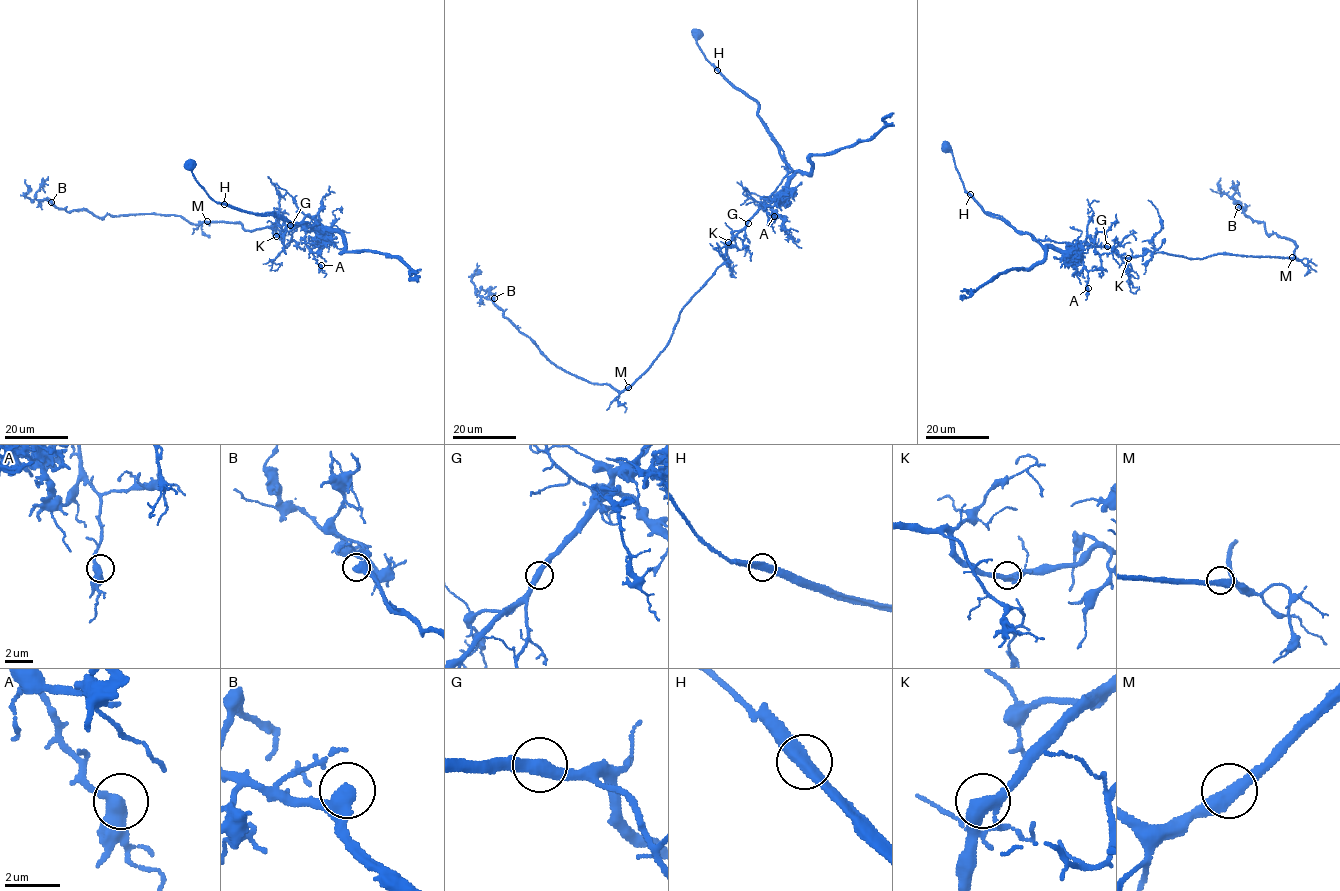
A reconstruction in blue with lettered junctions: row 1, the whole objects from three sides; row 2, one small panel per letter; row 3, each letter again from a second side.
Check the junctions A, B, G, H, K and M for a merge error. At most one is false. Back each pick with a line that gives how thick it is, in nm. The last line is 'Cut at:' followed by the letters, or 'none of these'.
H: calibre 440 nm
Cut at: H

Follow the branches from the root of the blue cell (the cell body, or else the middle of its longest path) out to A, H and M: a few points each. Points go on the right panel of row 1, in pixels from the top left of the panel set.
A: (945, 147), (966, 192), (982, 209), (1032, 234), (1044, 248), (1058, 250), (1080, 273), (1084, 269), (1088, 288)
H: (945, 147), (945, 150), (952, 153), (961, 181), (969, 194)
M: (945, 147), (982, 209), (1033, 239), (1112, 247), (1127, 258), (1151, 251), (1190, 258), (1292, 257)

